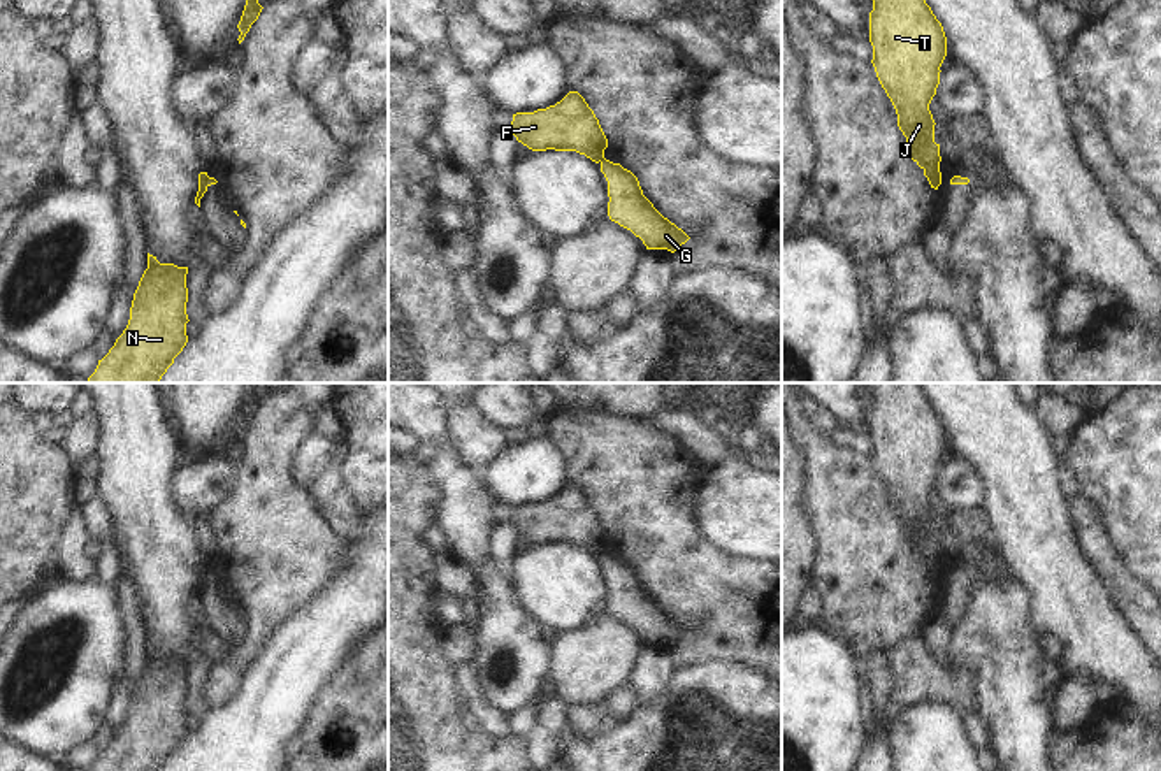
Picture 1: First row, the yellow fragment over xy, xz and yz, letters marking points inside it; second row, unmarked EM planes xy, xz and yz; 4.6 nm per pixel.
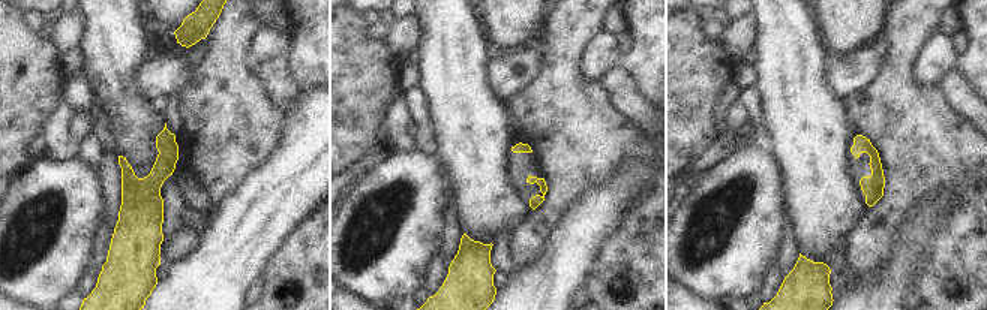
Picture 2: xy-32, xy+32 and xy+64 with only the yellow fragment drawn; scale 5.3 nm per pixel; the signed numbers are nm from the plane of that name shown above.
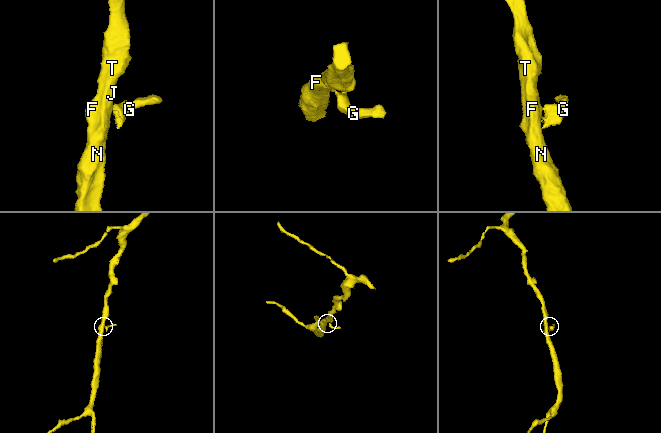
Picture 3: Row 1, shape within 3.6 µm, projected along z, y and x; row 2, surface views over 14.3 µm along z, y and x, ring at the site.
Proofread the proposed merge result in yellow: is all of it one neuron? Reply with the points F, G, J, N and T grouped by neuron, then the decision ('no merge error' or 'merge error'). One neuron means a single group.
groups F J N T / G; merge error

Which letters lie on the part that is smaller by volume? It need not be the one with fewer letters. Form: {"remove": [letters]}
{"remove": ["G"]}

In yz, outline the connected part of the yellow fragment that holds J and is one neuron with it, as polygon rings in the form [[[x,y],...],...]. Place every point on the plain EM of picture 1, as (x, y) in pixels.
[[[866,383],[873,393],[869,436],[876,471],[891,492],[910,551],[924,564],[931,581],[941,578],[940,537],[929,497],[940,478],[947,450],[941,416],[920,383]]]

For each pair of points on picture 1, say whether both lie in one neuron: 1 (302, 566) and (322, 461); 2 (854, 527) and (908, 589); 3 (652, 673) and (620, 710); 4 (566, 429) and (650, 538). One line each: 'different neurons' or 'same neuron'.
1: different neurons
2: same neuron
3: different neurons
4: same neuron

